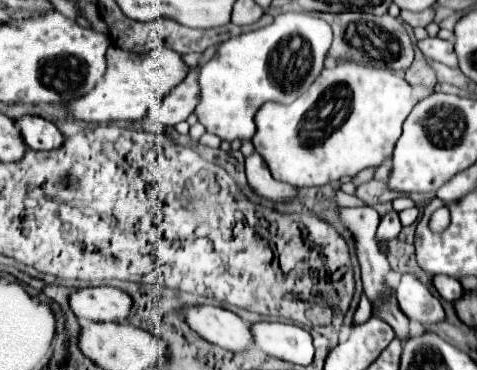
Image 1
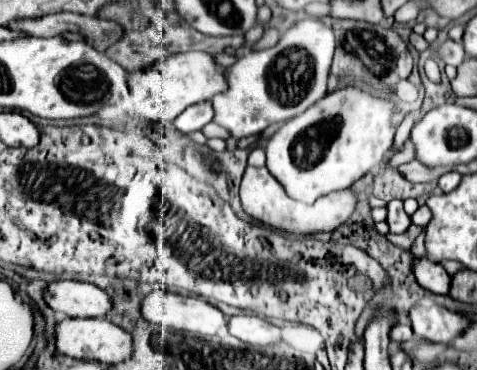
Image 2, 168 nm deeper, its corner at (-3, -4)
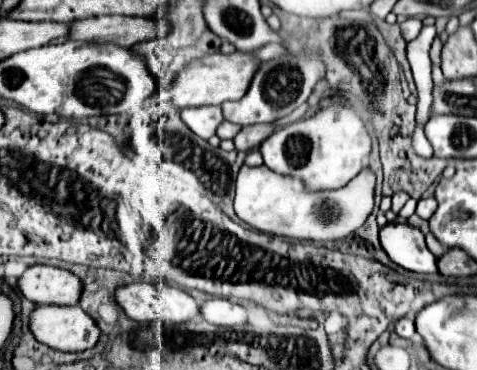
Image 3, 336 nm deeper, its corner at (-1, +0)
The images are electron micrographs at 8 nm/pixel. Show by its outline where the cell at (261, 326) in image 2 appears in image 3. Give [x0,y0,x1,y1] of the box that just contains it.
[201,298,245,326]

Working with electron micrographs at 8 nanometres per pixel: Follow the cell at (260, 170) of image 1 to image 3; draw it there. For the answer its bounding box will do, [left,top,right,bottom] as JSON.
[235,166,375,240]

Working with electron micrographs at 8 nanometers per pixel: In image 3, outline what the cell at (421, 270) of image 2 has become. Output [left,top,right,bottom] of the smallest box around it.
[379,222,437,274]

